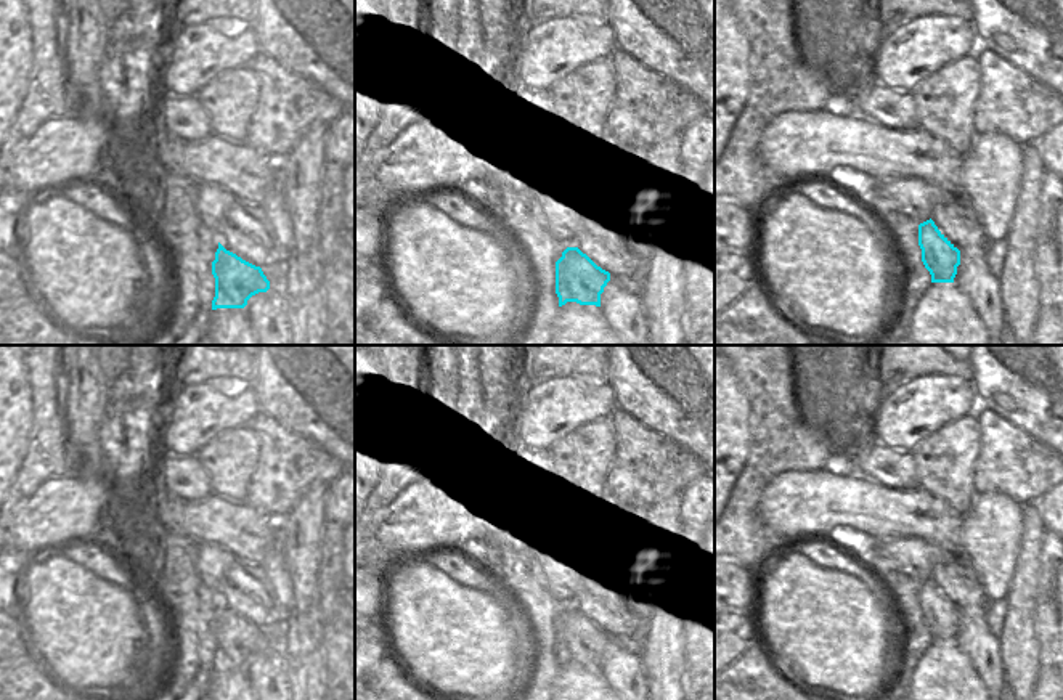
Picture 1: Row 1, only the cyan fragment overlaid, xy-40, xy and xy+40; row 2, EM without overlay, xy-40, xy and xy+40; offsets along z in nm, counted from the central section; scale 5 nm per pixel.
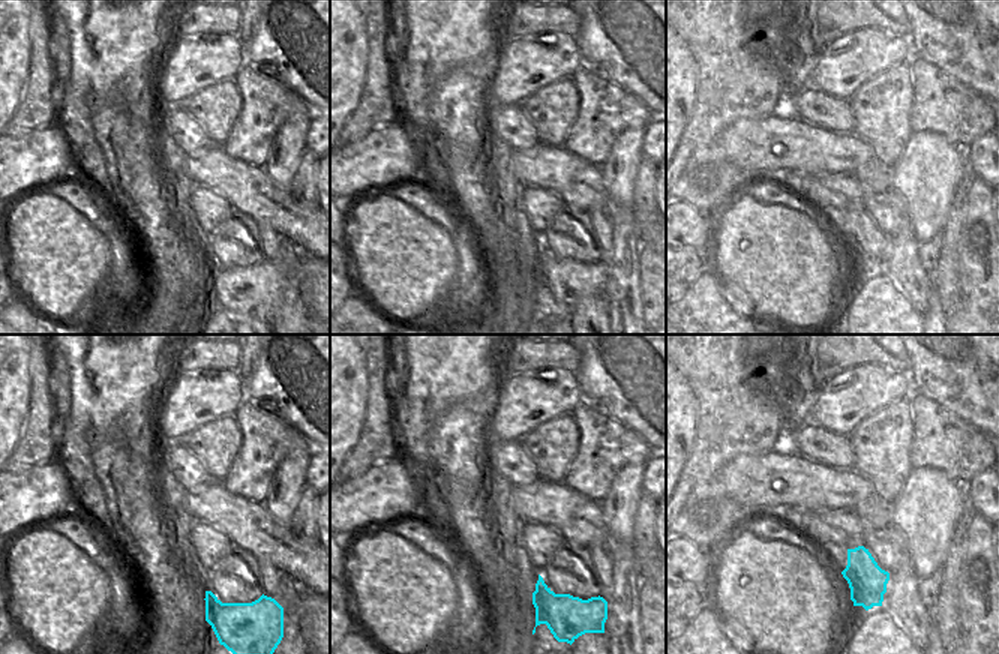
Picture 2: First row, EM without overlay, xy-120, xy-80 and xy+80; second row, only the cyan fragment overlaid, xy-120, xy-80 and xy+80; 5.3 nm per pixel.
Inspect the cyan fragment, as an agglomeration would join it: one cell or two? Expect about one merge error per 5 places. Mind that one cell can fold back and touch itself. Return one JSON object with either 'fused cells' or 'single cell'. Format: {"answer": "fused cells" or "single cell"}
{"answer": "single cell"}

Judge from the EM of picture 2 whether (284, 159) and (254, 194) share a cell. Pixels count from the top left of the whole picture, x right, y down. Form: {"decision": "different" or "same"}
{"decision": "different"}

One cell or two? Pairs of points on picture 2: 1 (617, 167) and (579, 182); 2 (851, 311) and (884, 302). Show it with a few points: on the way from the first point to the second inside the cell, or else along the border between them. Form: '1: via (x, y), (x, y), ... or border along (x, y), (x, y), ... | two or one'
1: border along (597, 165), (606, 194), (617, 204) | two
2: via (858, 311), (876, 309) | one

